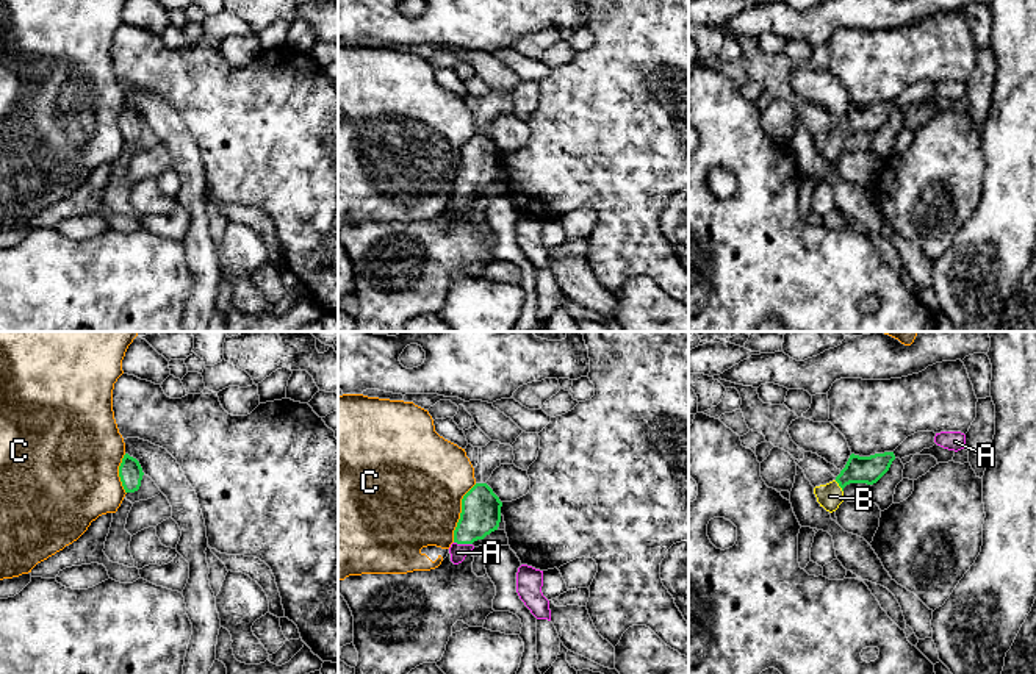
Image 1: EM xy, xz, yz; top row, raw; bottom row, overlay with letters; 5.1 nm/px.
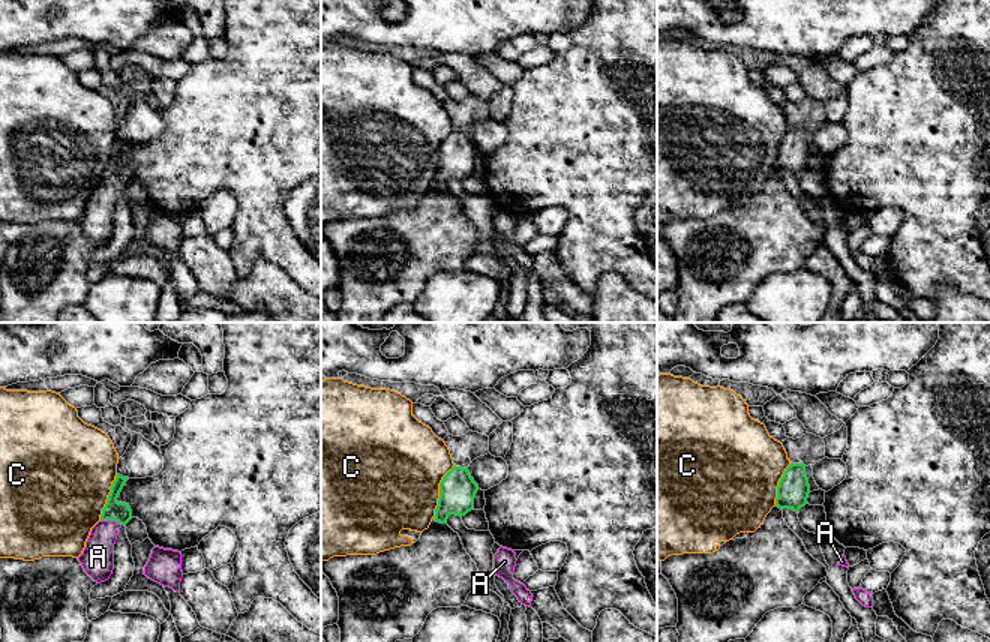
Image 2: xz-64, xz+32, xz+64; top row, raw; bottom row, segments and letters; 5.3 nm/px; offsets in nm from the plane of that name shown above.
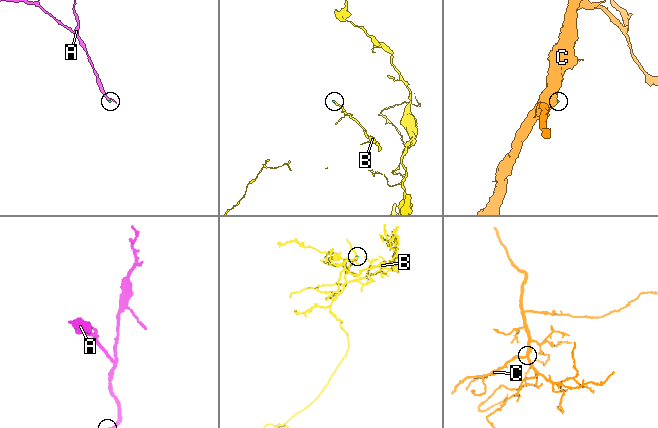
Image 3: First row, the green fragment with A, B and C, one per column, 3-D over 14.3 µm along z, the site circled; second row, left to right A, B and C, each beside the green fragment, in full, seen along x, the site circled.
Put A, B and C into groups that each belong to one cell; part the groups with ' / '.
A B / C

